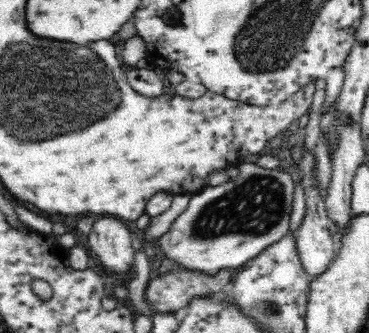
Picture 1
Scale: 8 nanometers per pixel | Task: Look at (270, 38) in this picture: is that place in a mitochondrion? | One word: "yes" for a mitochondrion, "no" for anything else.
yes

